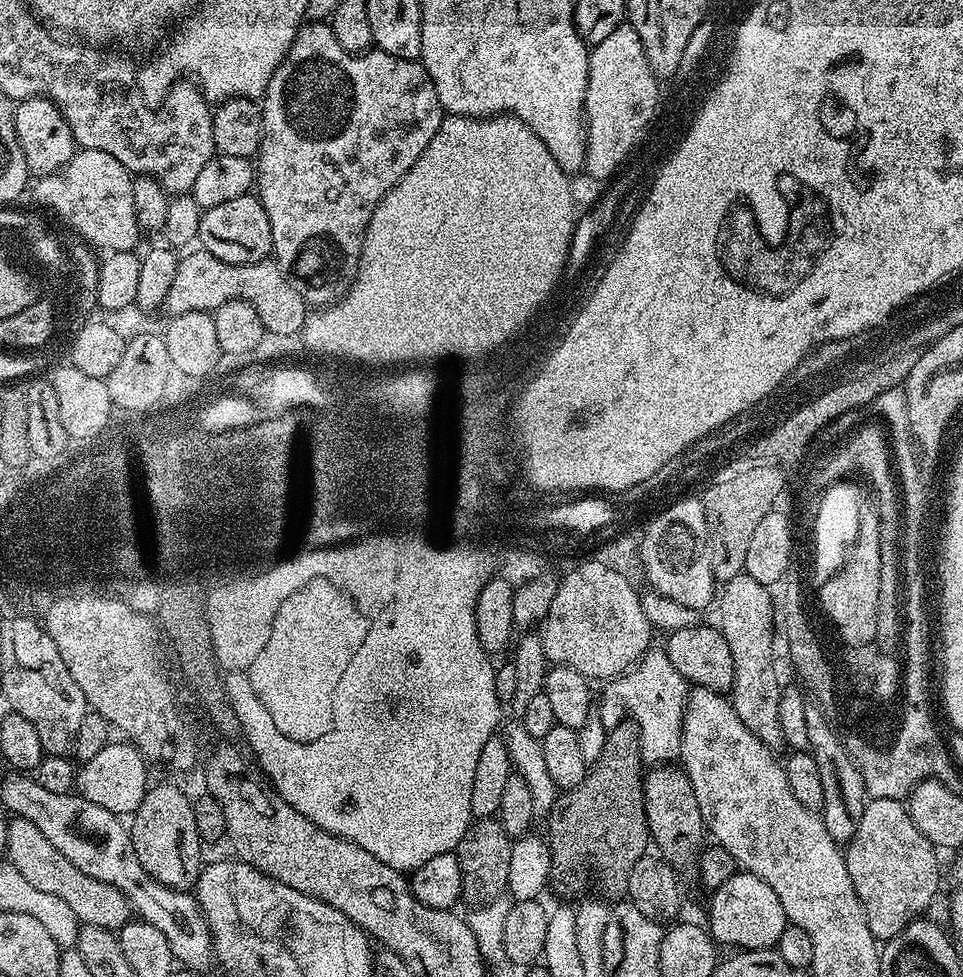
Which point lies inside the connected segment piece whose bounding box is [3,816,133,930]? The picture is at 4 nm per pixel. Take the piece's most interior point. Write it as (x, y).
(92, 902)

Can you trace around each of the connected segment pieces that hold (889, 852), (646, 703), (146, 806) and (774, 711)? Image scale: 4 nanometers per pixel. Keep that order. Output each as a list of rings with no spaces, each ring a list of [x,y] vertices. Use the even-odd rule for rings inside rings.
[[[890,798],[869,799],[852,840],[846,844],[844,861],[846,870],[850,870],[850,882],[854,882],[854,890],[862,902],[862,910],[866,914],[866,922],[870,926],[870,934],[876,936],[877,941],[883,942],[894,938],[909,924],[917,919],[932,904],[936,891],[940,888],[940,860],[937,849],[914,826],[908,816],[907,807],[901,801]]]
[[[656,646],[644,653],[635,668],[607,681],[603,688],[612,692],[612,700],[628,700],[623,711],[640,728],[640,753],[644,764],[656,766],[675,761],[680,754],[684,704],[688,700],[690,685],[670,662],[667,651]]]
[[[160,784],[149,787],[148,793],[142,798],[138,810],[130,817],[130,831],[134,854],[138,856],[138,862],[142,864],[142,870],[167,888],[179,888],[188,890],[195,885],[200,876],[202,859],[200,860],[200,847],[202,841],[194,822],[193,801],[180,788],[172,784]]]
[[[741,574],[723,581],[718,592],[718,604],[720,600],[720,621],[718,627],[722,638],[726,638],[726,646],[730,646],[730,658],[734,658],[734,682],[730,699],[738,718],[749,730],[761,740],[767,748],[780,750],[785,747],[782,726],[778,722],[778,702],[782,691],[780,676],[776,673],[776,664],[772,661],[772,655],[776,648],[772,643],[778,640],[778,612],[772,609],[772,596],[769,585],[750,578],[747,574]]]

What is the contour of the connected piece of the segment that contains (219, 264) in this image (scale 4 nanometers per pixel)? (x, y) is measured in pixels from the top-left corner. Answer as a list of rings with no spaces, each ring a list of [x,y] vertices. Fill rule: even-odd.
[[[192,250],[179,257],[176,269],[174,270],[174,283],[166,293],[163,311],[169,317],[178,314],[190,314],[191,312],[215,312],[222,302],[231,300],[245,300],[258,310],[258,318],[262,318],[262,326],[269,337],[272,336],[292,336],[301,331],[304,327],[306,315],[306,305],[301,298],[299,290],[293,285],[291,279],[286,275],[283,268],[276,263],[275,259],[269,258],[259,260],[253,264],[227,264],[222,262],[222,258],[214,258],[214,254],[203,250]]]

